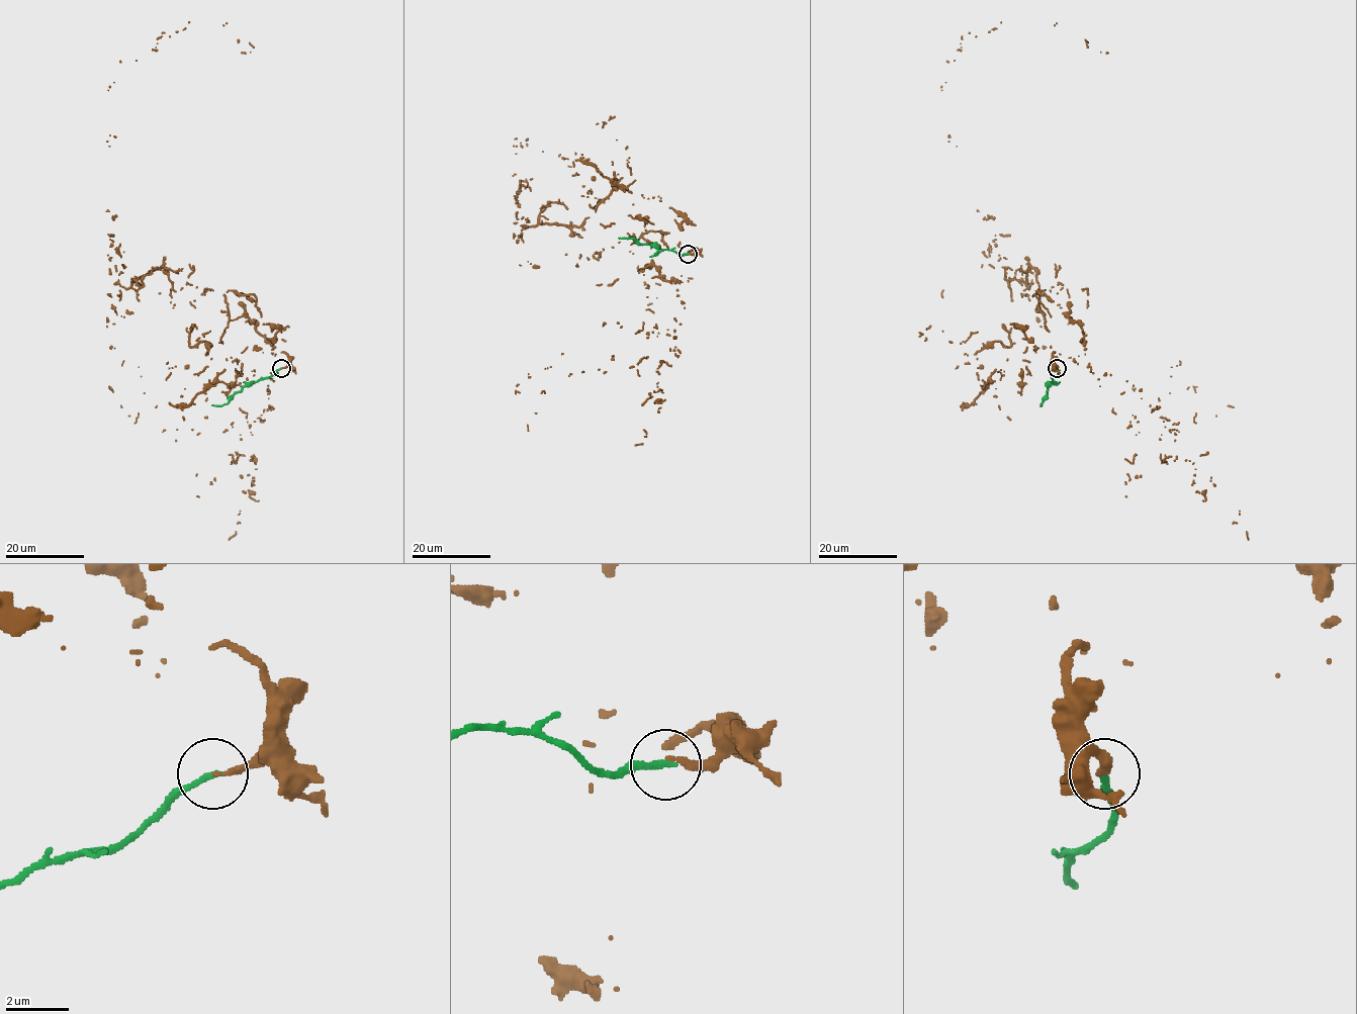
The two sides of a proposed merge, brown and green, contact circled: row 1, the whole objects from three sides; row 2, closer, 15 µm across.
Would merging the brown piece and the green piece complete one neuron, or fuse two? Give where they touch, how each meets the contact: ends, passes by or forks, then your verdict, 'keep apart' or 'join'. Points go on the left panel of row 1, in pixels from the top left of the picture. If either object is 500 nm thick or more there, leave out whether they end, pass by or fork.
at (281, 368); brown ends there; green ends there; join

